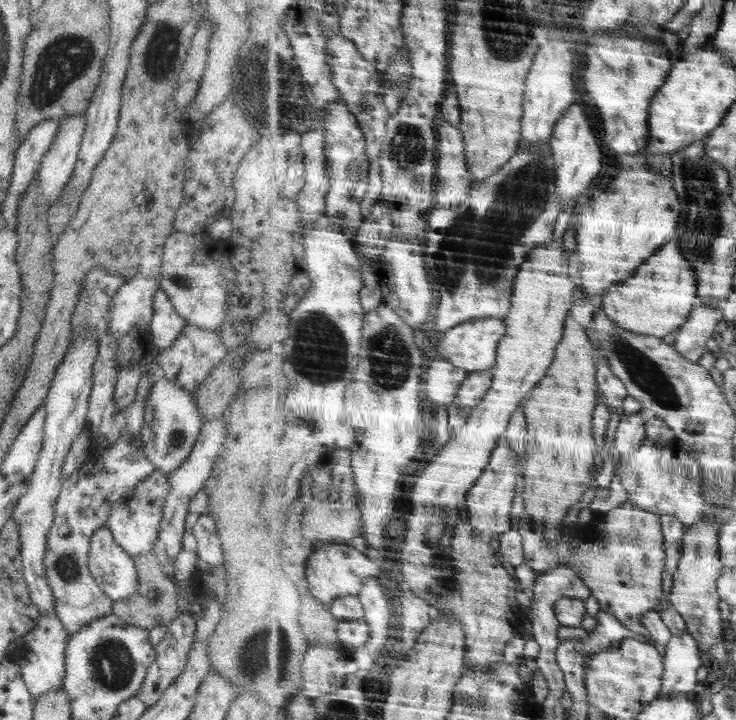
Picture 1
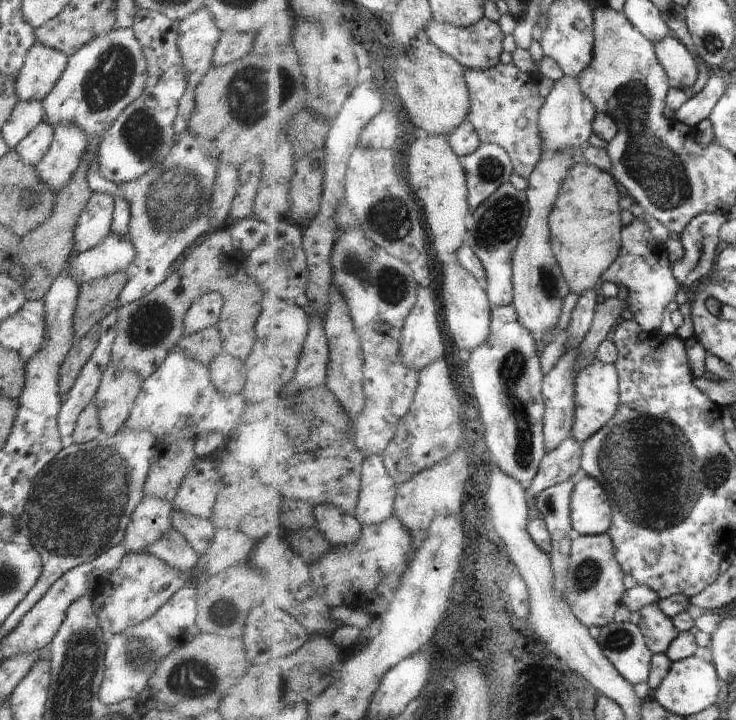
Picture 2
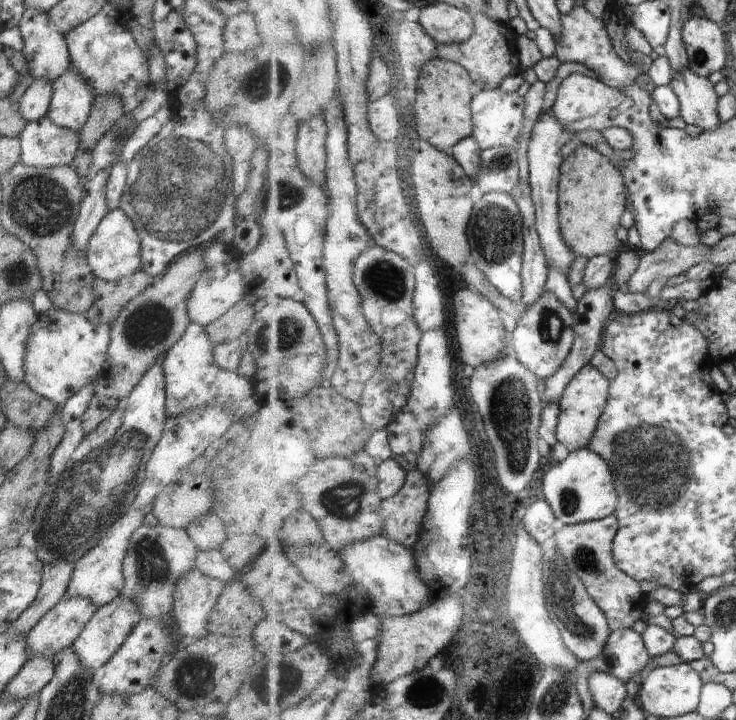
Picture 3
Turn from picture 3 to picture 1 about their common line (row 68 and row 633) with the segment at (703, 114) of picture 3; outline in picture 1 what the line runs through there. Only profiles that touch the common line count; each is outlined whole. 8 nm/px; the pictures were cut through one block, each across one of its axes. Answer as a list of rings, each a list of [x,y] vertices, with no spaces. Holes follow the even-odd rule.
[[[690,632],[673,636],[666,646],[665,663],[667,669],[660,697],[678,693],[691,695],[696,684],[701,682],[698,680],[698,670],[706,664],[695,636]]]

